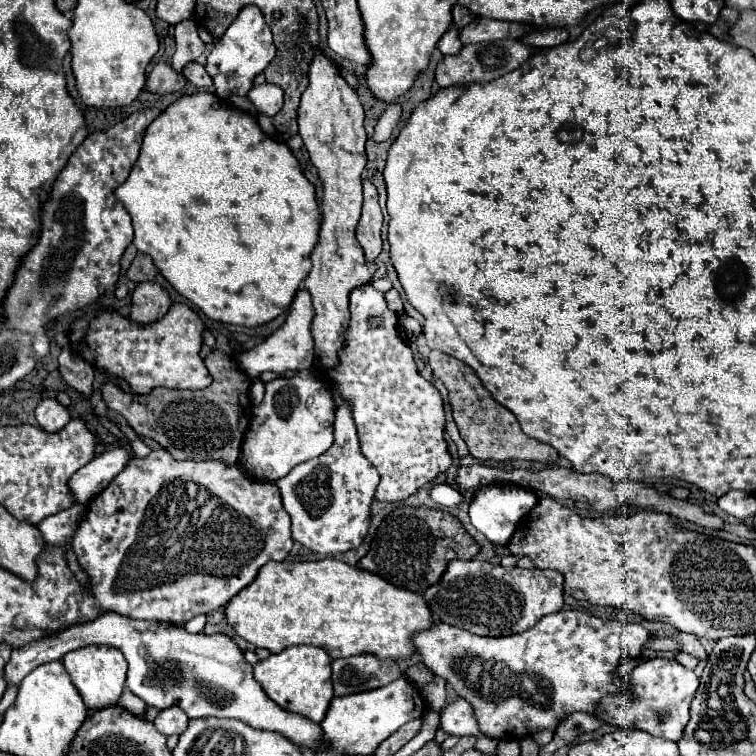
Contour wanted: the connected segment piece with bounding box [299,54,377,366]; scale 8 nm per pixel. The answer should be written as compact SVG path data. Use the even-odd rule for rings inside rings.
M317 54L309 68L309 88L301 96L299 106L299 136L305 142L309 158L323 182L323 222L319 230L319 242L313 248L311 272L305 280L305 288L313 298L315 318L311 322L311 334L315 340L315 354L321 366L337 364L337 352L341 348L341 336L349 322L349 294L353 288L367 284L377 266L367 262L363 248L357 244L355 226L361 216L361 172L365 168L365 140L363 106L357 92L339 76L335 66L323 54Z

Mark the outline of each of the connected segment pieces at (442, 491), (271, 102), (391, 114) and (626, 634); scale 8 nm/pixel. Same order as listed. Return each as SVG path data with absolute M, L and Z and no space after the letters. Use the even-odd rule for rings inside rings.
M439 484L439 486L435 486L433 490L431 490L431 498L435 500L435 502L439 502L439 504L443 504L443 506L455 506L455 504L459 504L461 500L463 500L463 496L455 490L455 488L451 488L449 484Z
M277 84L255 86L249 92L249 98L255 104L257 112L267 114L267 116L275 116L283 106L283 90Z
M396 103L388 104L386 109L389 110L386 110L382 114L382 116L378 120L378 123L375 126L373 140L376 143L386 141L391 136L392 131L398 122L398 114L392 109L396 109L399 112L402 112L401 107Z
M627 622L623 626L623 632L621 632L621 644L625 648L625 652L637 656L641 652L641 646L647 642L649 638L649 632L641 626L641 624L635 624L635 622Z

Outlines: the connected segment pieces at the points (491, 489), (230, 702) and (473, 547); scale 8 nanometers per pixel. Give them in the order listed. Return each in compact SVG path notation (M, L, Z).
M491 484L483 486L473 494L473 500L469 504L469 518L471 524L485 534L485 538L497 546L505 546L509 542L509 536L513 536L517 522L525 512L529 512L537 504L537 496L521 486L515 484Z
M105 612L89 624L79 624L65 632L57 632L57 636L47 636L25 648L15 648L5 666L5 680L7 684L19 684L33 668L61 660L67 652L89 644L119 648L129 662L125 686L157 710L179 706L189 718L237 718L253 728L281 732L293 744L309 746L313 752L321 748L321 728L303 716L277 708L253 680L251 664L245 660L243 650L225 634L189 634L183 626L157 620L133 620L115 612Z
M401 506L393 508L379 524L371 548L359 560L359 566L399 588L425 592L429 586L441 580L451 560L473 558L479 550L481 546L467 534L463 524L453 514L427 506Z

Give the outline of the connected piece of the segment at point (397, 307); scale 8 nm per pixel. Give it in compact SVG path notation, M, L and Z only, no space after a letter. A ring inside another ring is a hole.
M391 288L391 290L385 294L385 298L387 298L387 304L389 304L389 308L391 308L395 314L403 314L403 302L401 302L401 298L399 298L399 292L397 292L395 288Z

